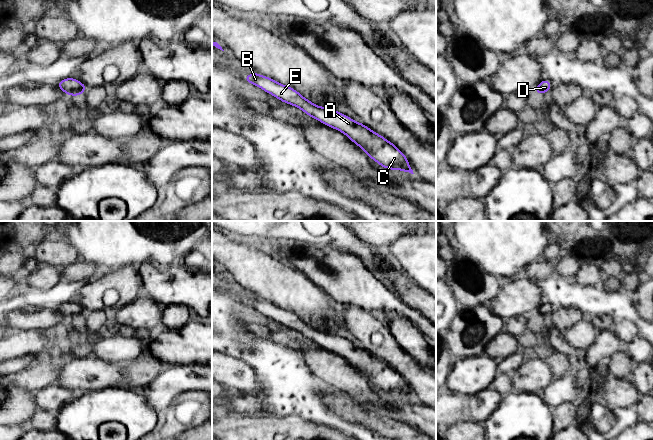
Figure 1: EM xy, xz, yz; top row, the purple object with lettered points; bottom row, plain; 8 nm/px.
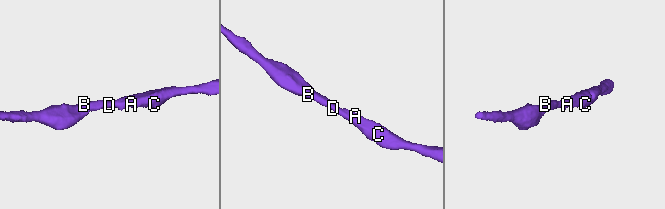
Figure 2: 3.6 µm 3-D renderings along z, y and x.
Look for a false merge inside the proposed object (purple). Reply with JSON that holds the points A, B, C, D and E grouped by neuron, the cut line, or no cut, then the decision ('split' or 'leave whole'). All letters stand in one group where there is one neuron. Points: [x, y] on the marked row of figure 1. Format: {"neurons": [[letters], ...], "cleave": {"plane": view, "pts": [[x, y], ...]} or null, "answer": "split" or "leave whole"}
{"neurons": [["A", "B", "C", "D", "E"]], "cleave": null, "answer": "leave whole"}

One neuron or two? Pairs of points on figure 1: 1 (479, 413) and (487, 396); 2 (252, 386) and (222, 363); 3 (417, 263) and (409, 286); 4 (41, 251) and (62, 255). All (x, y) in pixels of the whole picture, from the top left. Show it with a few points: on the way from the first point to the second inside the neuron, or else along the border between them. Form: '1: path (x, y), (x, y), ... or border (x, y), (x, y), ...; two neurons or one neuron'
1: path (480, 409), (487, 400); one neuron
2: path (245, 381), (241, 377), (235, 376), (229, 370); one neuron
3: border (399, 268), (425, 291); two neurons
4: path (46, 252), (57, 253); one neuron

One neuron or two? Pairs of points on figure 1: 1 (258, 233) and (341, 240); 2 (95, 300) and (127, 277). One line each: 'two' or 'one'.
1: one
2: one

